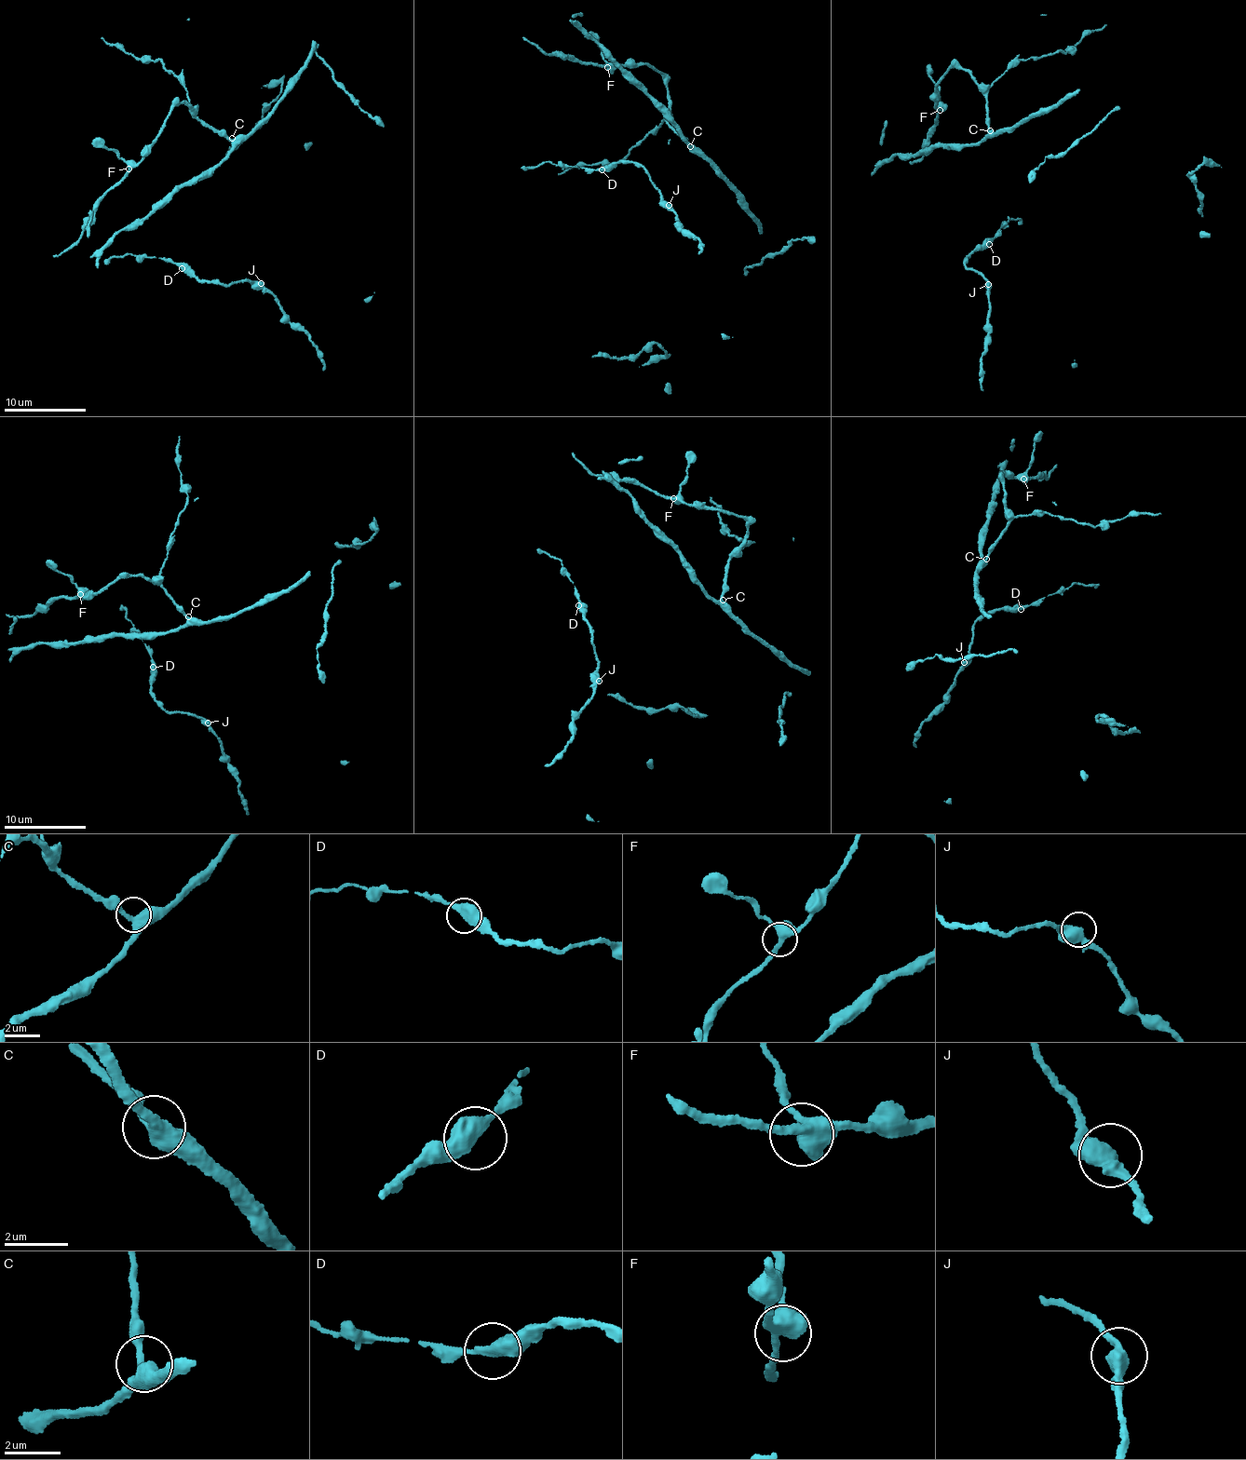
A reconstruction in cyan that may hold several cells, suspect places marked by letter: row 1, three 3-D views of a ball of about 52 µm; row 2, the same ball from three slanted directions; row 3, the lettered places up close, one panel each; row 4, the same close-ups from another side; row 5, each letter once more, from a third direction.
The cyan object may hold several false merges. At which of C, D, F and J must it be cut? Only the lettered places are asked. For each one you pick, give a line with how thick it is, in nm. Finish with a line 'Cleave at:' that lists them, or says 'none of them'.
Cleave at: none of them

